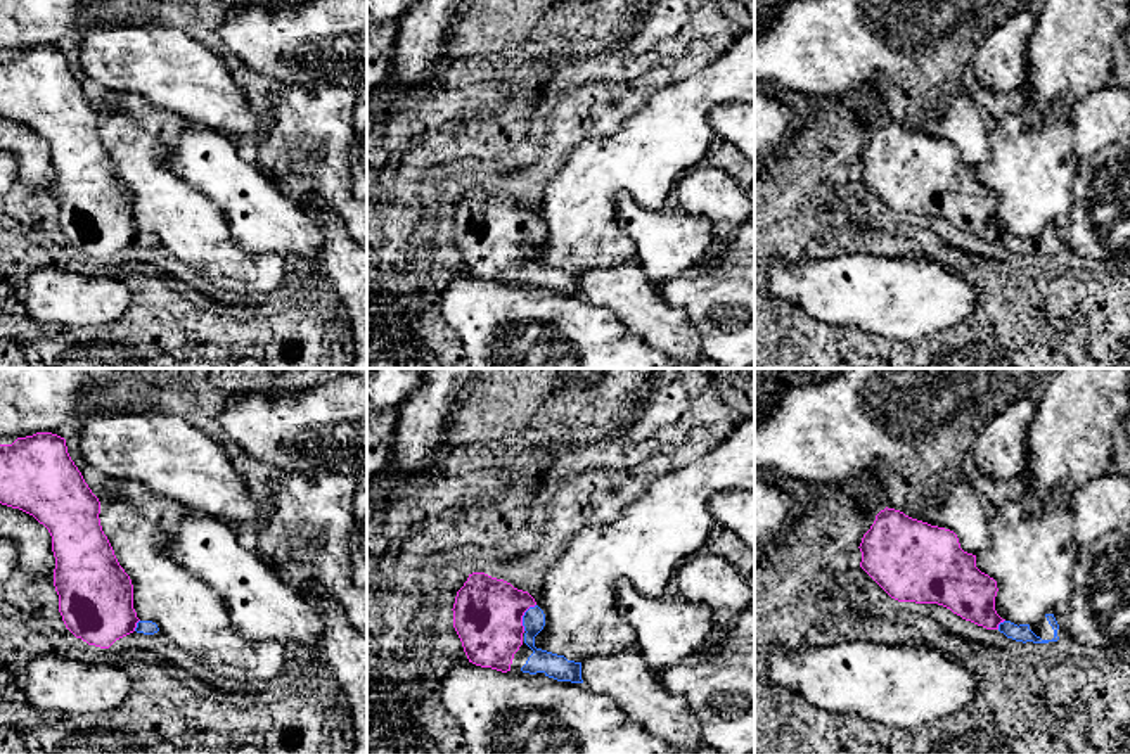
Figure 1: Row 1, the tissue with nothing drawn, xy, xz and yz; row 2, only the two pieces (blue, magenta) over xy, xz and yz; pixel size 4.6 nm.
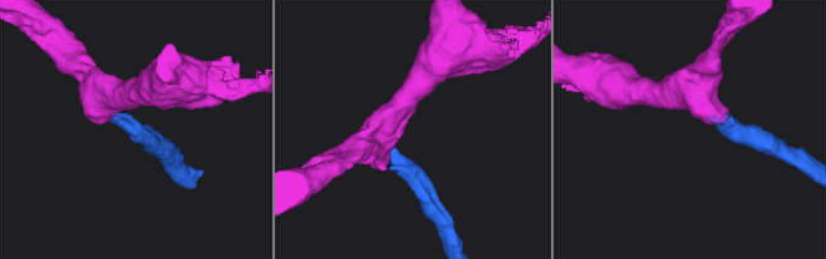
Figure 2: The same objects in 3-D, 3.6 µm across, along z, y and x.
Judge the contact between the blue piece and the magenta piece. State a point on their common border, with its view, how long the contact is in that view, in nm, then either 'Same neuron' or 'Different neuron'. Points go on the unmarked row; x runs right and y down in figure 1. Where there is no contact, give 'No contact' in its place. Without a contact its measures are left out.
Touches blue at xz (523, 229). Shared border 140 nm. Same neuron

